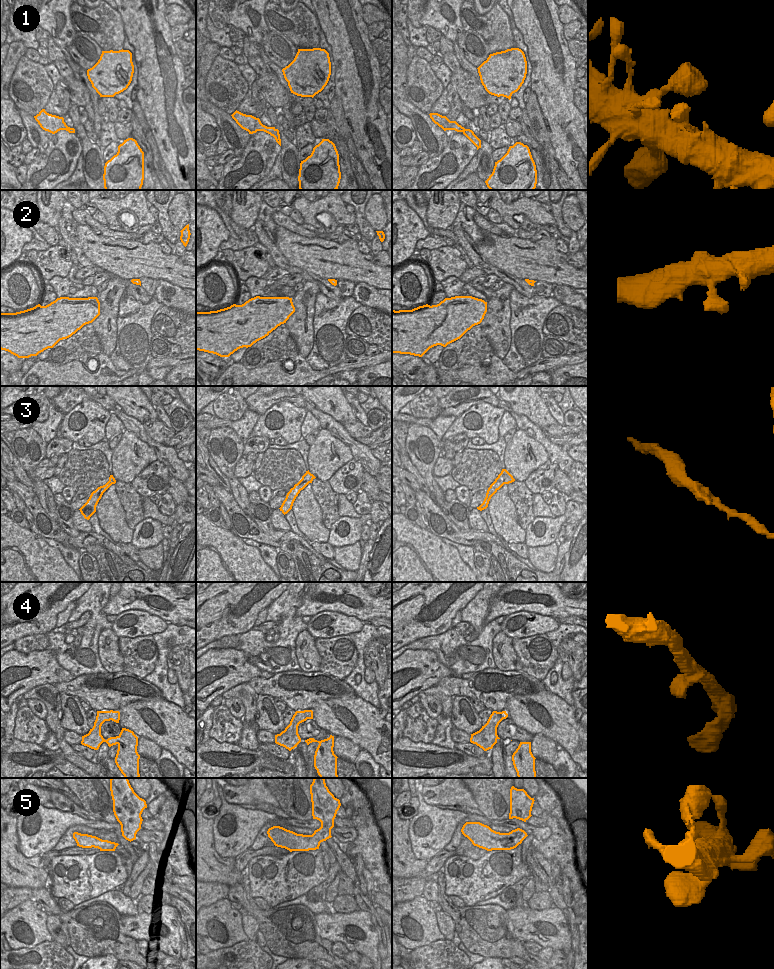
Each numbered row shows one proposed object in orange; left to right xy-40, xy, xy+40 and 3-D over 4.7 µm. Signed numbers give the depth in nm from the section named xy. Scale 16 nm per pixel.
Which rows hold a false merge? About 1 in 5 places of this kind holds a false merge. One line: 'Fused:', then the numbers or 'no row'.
Fused: no row

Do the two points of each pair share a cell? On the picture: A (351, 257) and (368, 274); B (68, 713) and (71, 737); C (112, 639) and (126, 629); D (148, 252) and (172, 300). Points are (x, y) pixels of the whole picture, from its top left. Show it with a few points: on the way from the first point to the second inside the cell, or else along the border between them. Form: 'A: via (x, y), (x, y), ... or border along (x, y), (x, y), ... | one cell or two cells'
A: via (355, 261), (364, 270) | one cell
B: border along (65, 729), (75, 731), (81, 736) | two cells
C: border along (111, 629), (118, 637) | two cells
D: border along (159, 279), (165, 279), (183, 289) | two cells

